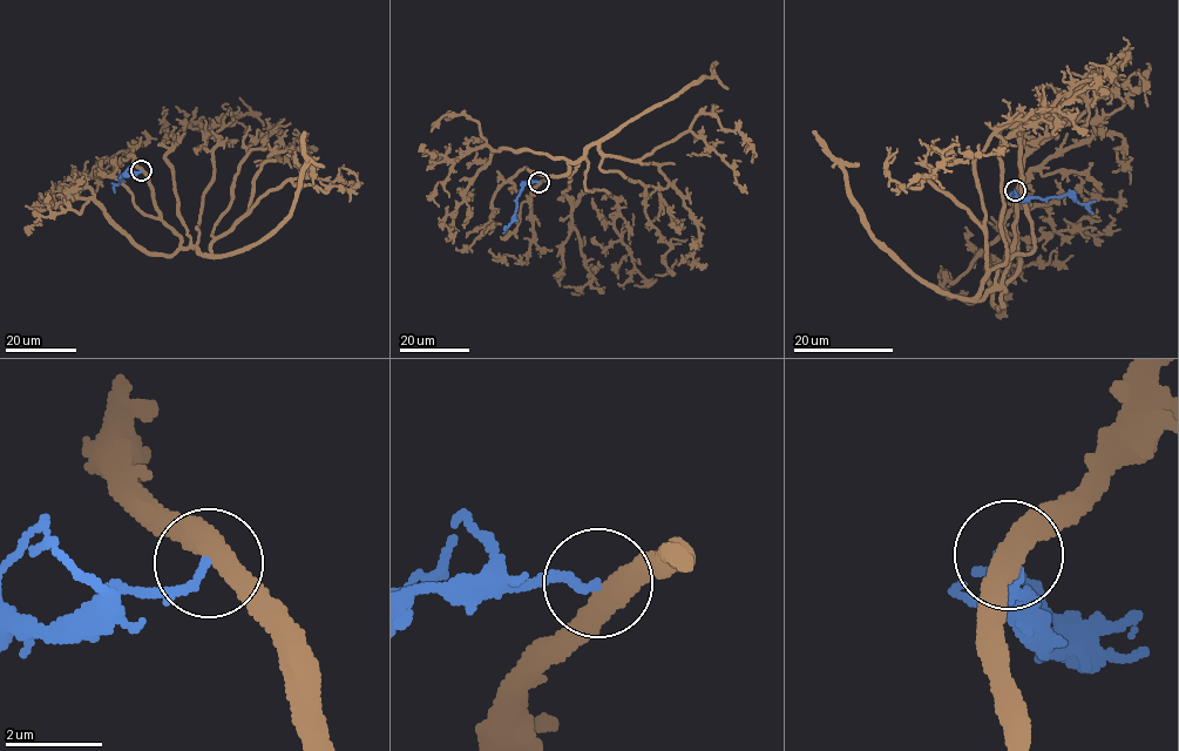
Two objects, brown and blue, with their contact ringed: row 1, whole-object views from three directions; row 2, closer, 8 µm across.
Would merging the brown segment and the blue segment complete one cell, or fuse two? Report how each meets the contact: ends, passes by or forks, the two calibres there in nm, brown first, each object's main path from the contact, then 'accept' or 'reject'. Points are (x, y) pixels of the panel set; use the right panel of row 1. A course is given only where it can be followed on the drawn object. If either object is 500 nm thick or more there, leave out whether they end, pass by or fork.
brown passes by; blue ends there; 460 nm thick on the brown side, 170 nm on the other; brown runs (1015, 191), (1017, 271), (978, 298), (983, 228), (926, 180), (901, 184), (932, 175), (943, 156), (930, 146); blue runs (1015, 191), (1020, 200), (1071, 195), (1092, 214); reject

